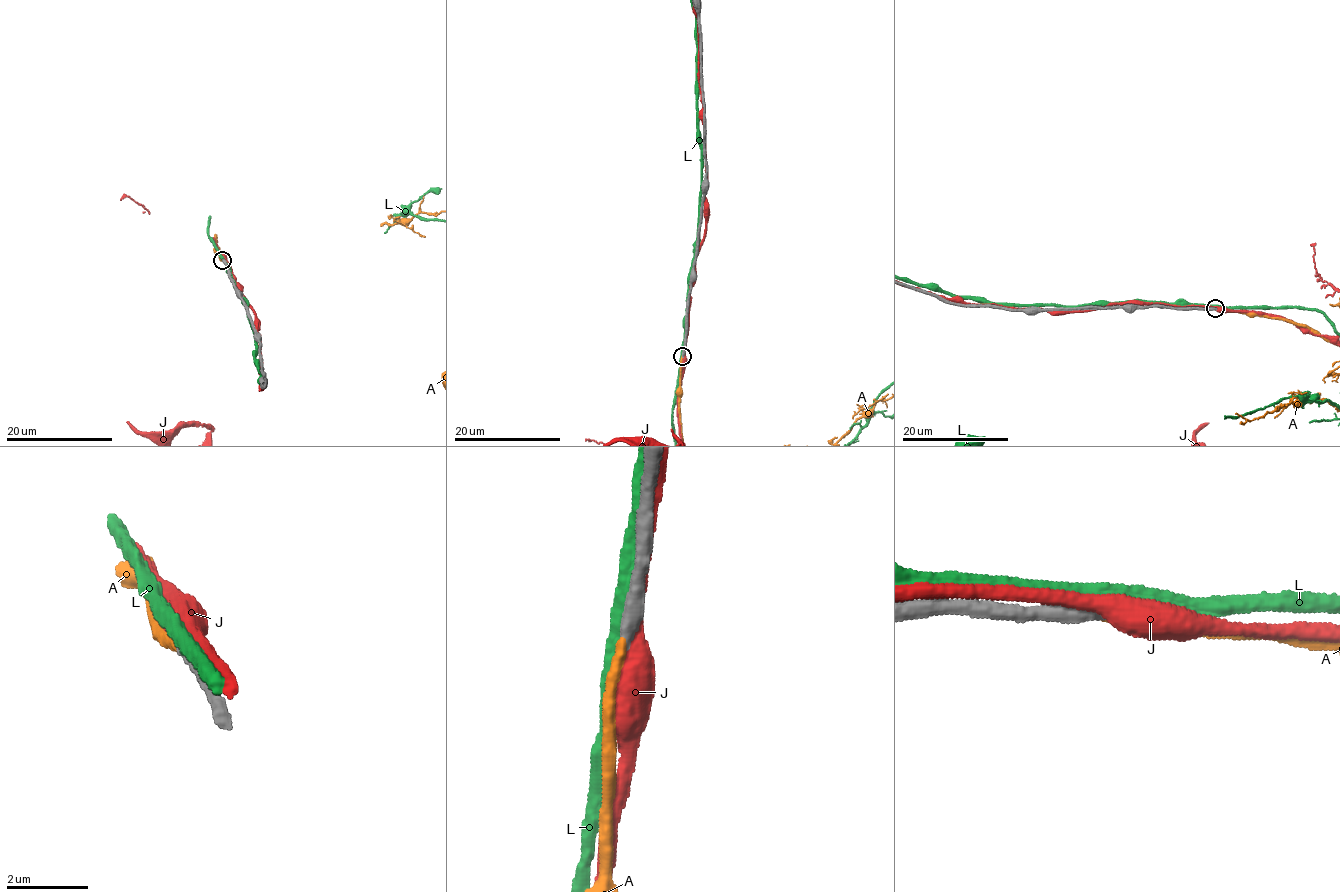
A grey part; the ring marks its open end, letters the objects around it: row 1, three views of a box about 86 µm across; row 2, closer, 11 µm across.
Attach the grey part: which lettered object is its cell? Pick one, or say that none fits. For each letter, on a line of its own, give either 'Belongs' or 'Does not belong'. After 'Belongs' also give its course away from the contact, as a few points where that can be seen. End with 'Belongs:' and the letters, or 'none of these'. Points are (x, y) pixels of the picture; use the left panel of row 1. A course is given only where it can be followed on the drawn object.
A: Belongs
J: Does not belong
L: Does not belong
Belongs: A

